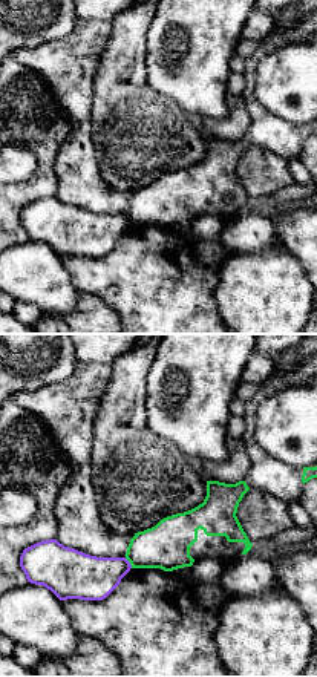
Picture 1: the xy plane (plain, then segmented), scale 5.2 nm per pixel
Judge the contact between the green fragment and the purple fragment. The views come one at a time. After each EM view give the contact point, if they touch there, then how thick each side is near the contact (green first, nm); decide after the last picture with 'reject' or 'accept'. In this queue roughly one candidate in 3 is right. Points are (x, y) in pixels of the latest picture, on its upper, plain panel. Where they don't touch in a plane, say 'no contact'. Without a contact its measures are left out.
meets green at (129, 218); 240 nm thick on the green side, 240 nm on the other

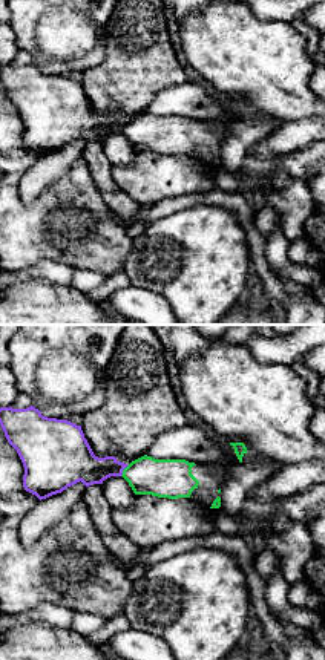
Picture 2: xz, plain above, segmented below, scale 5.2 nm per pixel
meets green at (123, 127); 200 nm thick on the green side, 190 nm on the other

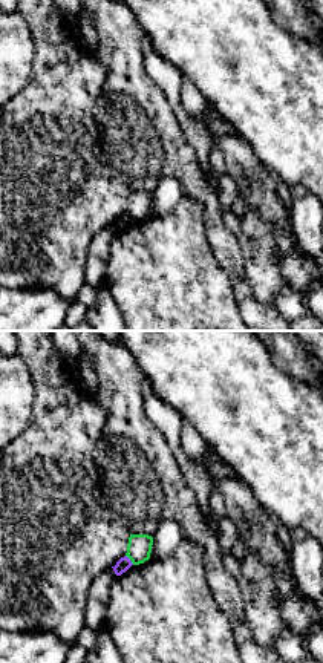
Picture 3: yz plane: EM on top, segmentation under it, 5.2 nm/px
meets green at (129, 215); 130 nm thick on the green side, 70 nm on the other

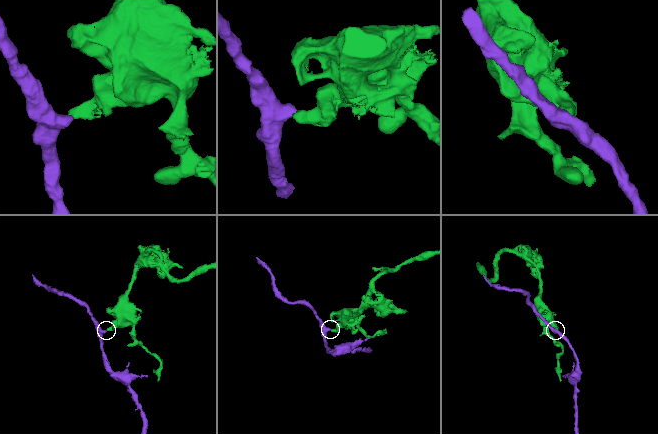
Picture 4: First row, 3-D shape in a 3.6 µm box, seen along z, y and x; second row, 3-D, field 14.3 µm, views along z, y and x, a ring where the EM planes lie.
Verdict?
reject

